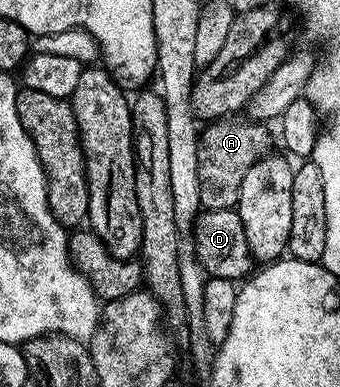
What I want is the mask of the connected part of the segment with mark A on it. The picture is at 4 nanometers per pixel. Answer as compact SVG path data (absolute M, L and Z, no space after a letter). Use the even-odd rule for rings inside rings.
M227 117L207 122L201 128L198 141L199 189L201 206L205 210L237 208L244 173L248 173L256 161L271 154L270 131L266 127L269 126L265 122L249 117Z

